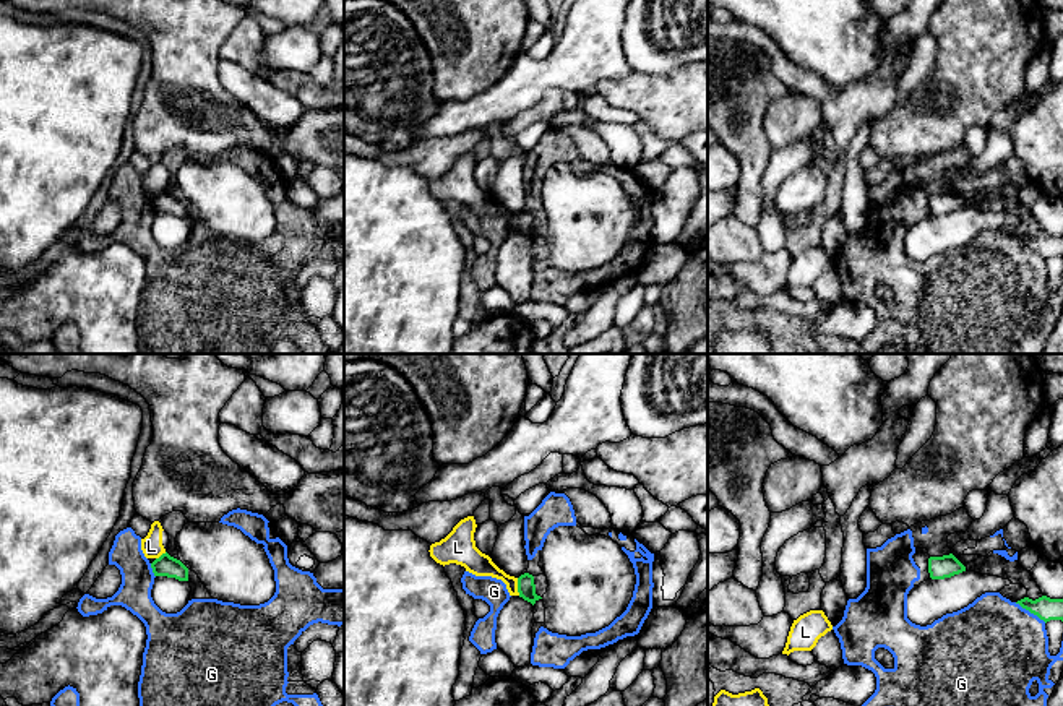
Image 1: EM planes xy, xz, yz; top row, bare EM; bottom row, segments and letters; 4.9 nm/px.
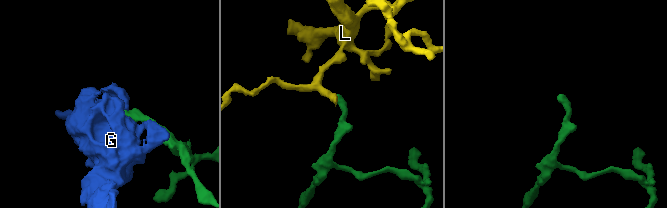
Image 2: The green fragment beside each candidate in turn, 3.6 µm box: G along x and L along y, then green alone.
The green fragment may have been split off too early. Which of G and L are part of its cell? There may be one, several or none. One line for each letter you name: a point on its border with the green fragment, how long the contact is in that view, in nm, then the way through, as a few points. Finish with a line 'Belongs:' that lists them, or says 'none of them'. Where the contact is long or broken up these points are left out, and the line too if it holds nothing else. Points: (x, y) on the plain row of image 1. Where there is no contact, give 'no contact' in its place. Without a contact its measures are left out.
Belongs: none of them

